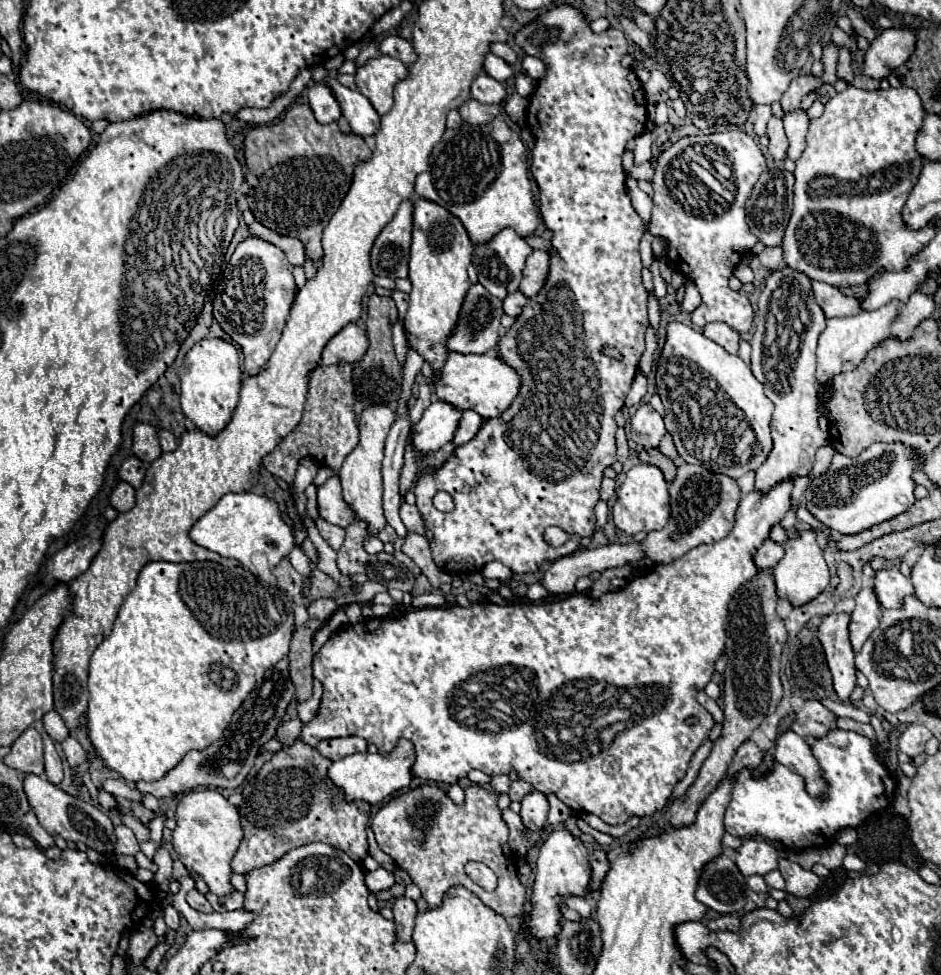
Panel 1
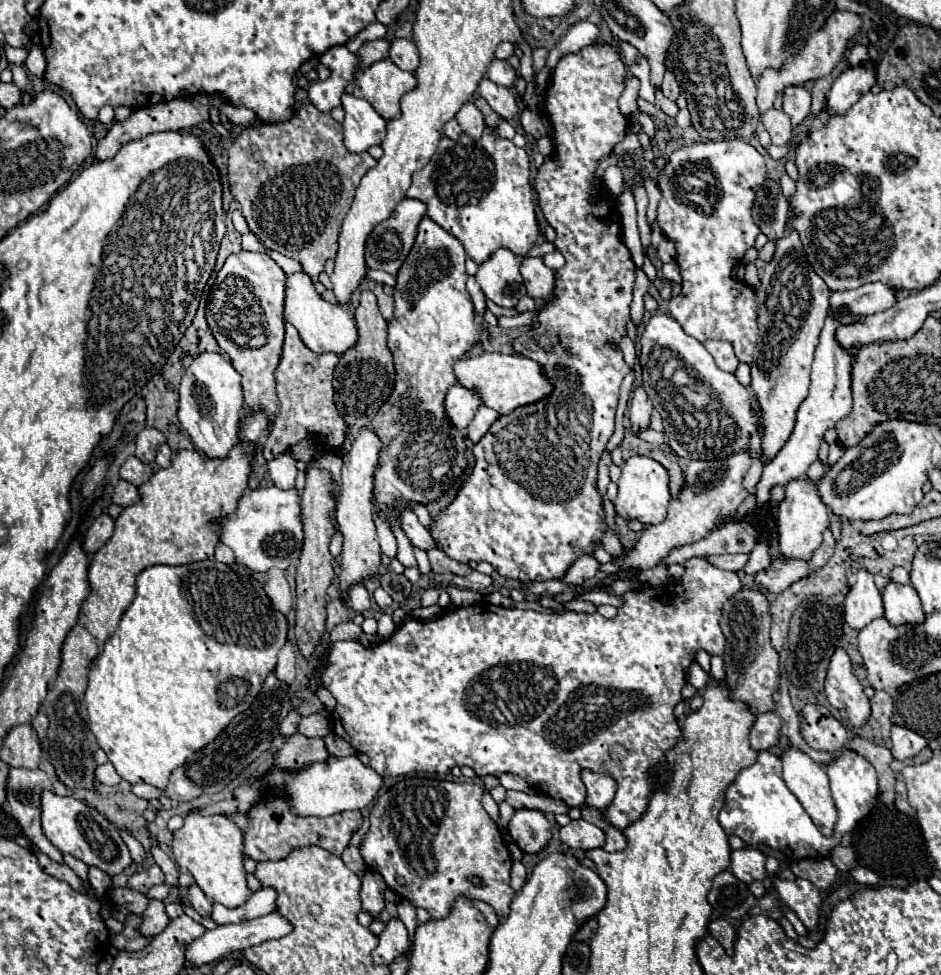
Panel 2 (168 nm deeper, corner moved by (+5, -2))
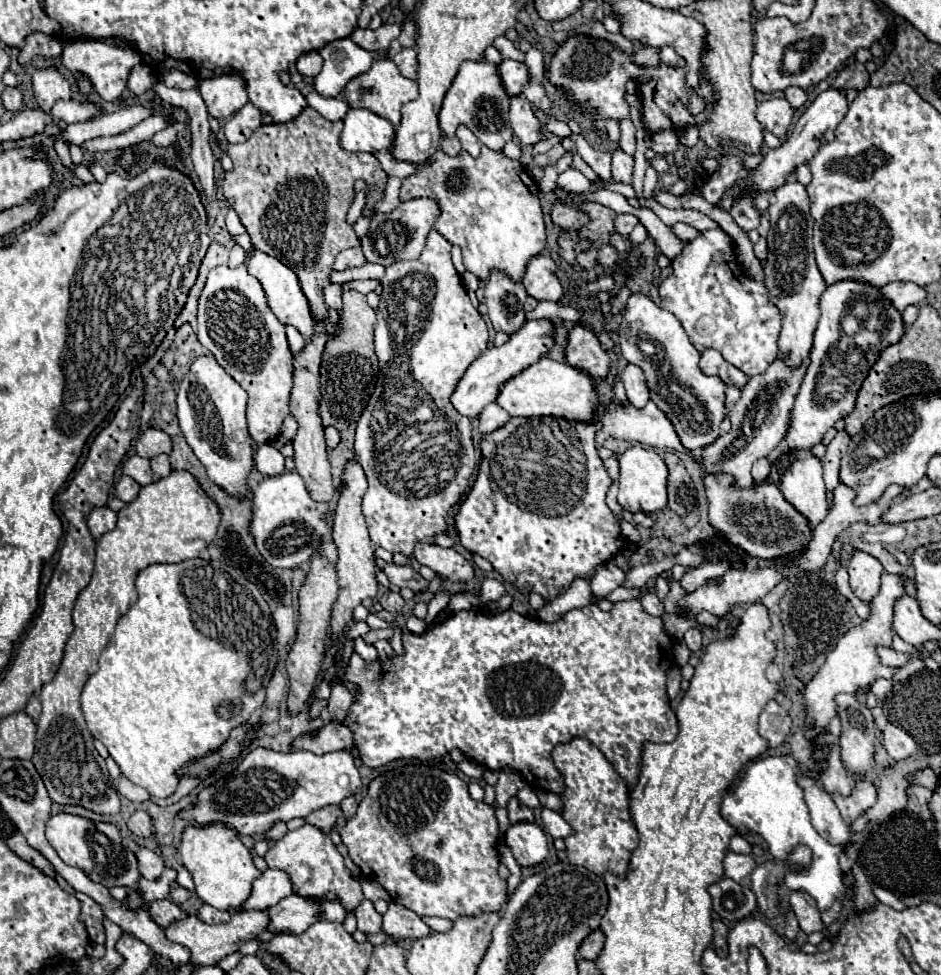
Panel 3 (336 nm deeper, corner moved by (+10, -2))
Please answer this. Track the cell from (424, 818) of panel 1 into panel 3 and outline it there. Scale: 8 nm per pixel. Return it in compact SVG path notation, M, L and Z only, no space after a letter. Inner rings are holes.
M406 764L388 770L370 782L356 816L346 822L340 836L364 878L378 882L394 902L414 910L418 916L440 916L448 920L480 916L484 912L500 912L510 898L506 880L496 872L500 856L494 810L486 802L472 800L468 784L456 774L448 774L428 764Z

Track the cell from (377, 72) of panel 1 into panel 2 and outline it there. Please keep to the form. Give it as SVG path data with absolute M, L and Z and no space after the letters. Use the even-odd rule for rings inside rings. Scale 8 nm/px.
M389 58L363 68L353 82L353 96L367 100L385 120L401 116L399 100L417 86L411 72L401 70Z

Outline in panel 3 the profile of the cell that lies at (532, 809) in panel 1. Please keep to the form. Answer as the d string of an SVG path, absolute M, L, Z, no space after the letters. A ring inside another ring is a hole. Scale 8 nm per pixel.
M536 822L510 824L506 830L506 846L520 866L534 866L548 858L548 838Z

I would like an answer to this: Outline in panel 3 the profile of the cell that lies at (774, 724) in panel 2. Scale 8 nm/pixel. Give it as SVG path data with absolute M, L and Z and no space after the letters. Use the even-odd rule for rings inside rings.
M774 700L766 704L766 708L760 714L760 724L758 724L760 736L768 742L770 748L780 746L786 736L790 734L790 716L786 710L782 710Z

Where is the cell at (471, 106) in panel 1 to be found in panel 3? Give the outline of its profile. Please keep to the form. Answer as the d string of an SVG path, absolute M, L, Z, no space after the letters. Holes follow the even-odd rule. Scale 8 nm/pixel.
M458 126L458 130L456 130L456 136L460 138L460 142L462 142L462 148L470 154L470 156L478 156L480 154L480 142L478 142L478 138L472 134L472 130L468 128L468 126Z

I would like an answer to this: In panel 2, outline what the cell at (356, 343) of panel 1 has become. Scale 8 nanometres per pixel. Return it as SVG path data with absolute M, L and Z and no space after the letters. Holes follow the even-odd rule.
M295 272L287 276L285 282L285 322L291 322L297 330L301 340L311 348L313 352L335 352L343 354L357 342L357 326L353 320L353 314L345 306L329 304L319 296L315 290L311 278L305 272Z

